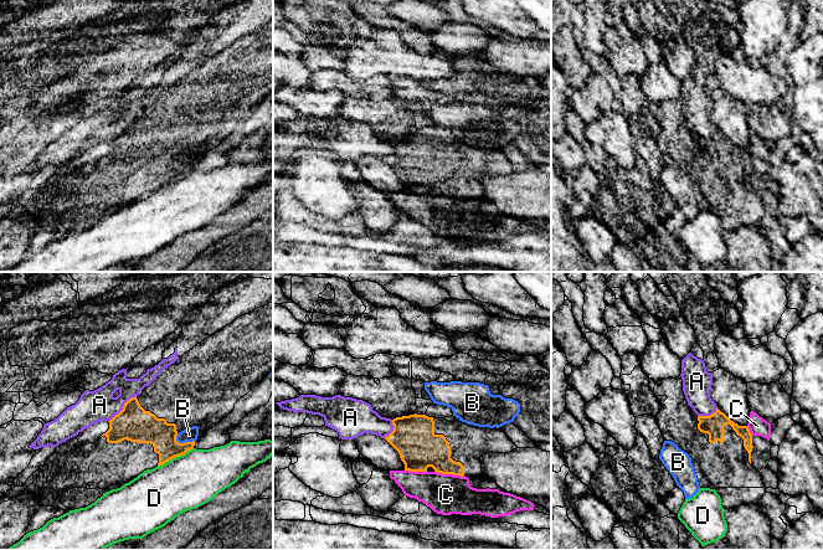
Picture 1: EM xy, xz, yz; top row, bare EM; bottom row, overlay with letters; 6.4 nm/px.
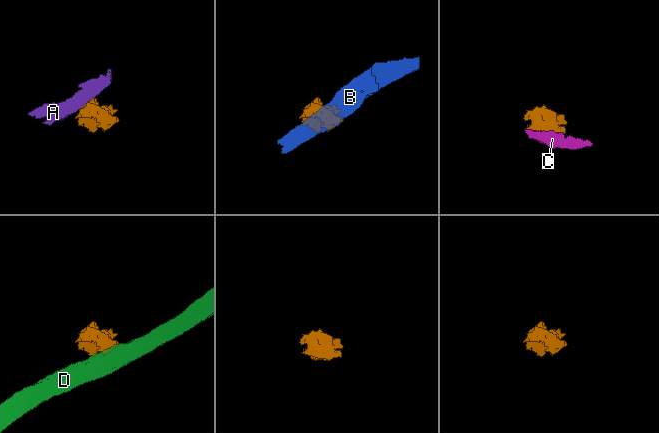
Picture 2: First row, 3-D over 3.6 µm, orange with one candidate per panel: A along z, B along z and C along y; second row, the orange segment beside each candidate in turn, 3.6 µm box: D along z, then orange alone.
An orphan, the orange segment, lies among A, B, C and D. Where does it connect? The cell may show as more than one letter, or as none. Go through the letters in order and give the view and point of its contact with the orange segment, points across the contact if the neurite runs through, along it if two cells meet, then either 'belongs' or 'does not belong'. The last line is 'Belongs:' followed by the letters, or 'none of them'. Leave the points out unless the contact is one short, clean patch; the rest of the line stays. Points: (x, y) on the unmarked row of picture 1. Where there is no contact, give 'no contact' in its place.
A: contact xy (123, 129); border xy (135, 117), (108, 143); does not belong
B: contact xy (185, 164); border xy (175, 158), (179, 164), (194, 163); does not belong
C: contact xz (449, 195); border xz (435, 193), (463, 198); does not belong
D: contact xy (175, 178); border xy (193, 169), (158, 189); does not belong
Belongs: none of them

